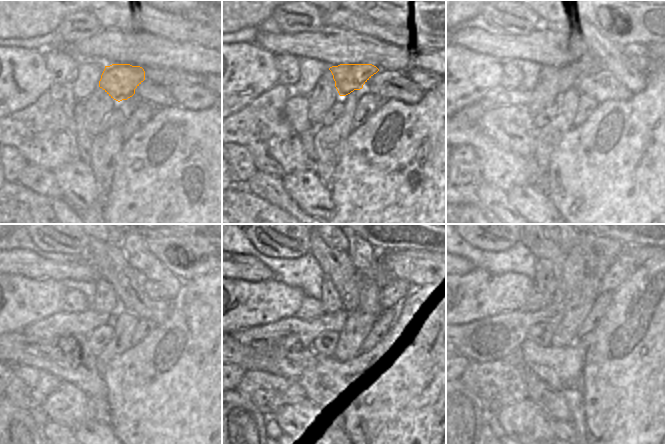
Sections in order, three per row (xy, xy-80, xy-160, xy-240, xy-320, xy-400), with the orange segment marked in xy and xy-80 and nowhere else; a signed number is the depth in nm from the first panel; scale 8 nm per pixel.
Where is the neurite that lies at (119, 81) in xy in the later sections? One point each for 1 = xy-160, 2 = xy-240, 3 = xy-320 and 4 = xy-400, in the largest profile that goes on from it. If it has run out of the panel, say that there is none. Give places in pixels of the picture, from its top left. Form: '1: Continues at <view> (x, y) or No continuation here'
1: Continues at xy-160 (589, 65)
2: Continues at xy-240 (155, 291)
3: Continues at xy-320 (390, 289)
4: Continues at xy-400 (619, 271).

